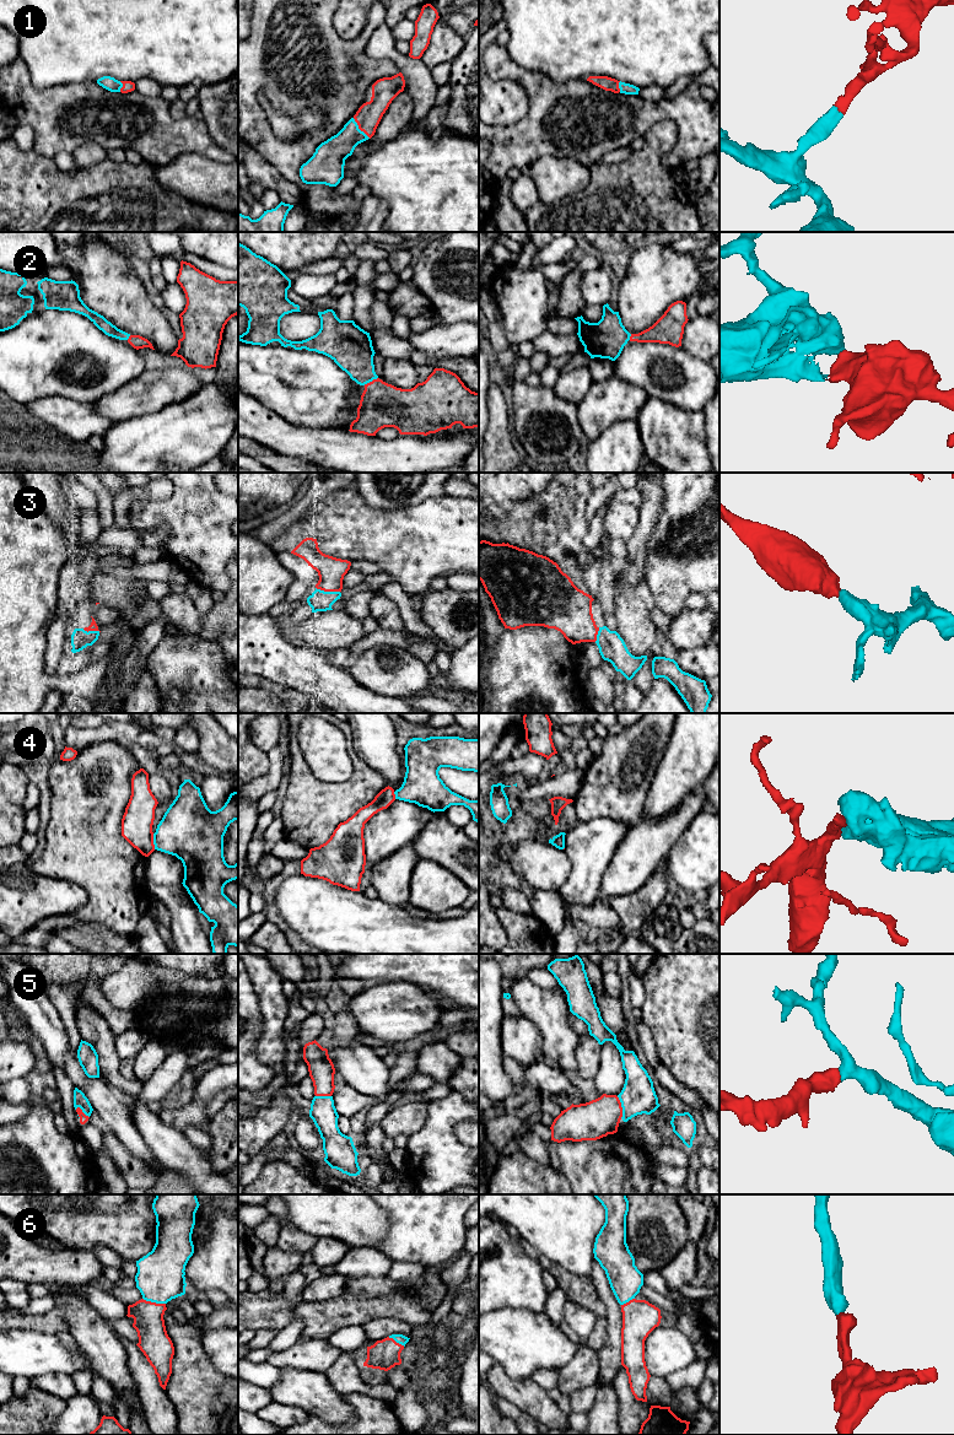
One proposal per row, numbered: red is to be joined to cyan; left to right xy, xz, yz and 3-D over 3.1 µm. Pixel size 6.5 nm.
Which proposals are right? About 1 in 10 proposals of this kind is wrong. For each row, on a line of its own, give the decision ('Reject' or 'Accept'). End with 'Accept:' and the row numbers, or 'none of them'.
1: Accept
2: Accept
3: Accept
4: Reject
5: Accept
6: Accept
Accept: 1, 2, 3, 5, 6

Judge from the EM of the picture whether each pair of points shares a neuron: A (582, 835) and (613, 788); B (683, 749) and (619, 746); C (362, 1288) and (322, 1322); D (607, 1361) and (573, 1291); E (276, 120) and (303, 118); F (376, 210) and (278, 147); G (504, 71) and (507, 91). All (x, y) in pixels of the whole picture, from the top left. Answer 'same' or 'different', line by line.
A: different
B: different
C: different
D: different
E: same
F: different
G: different

